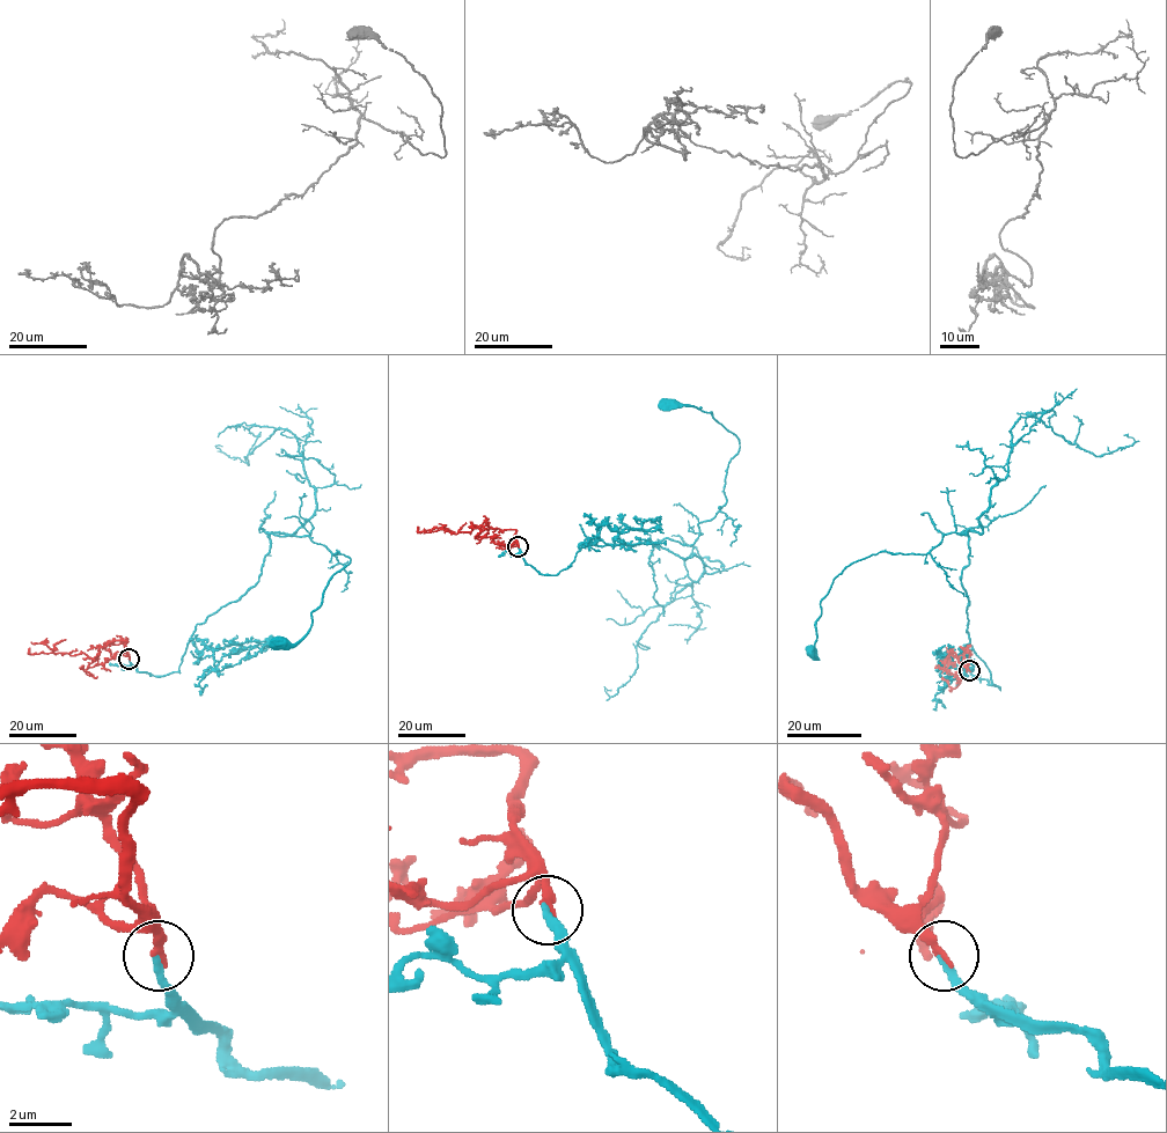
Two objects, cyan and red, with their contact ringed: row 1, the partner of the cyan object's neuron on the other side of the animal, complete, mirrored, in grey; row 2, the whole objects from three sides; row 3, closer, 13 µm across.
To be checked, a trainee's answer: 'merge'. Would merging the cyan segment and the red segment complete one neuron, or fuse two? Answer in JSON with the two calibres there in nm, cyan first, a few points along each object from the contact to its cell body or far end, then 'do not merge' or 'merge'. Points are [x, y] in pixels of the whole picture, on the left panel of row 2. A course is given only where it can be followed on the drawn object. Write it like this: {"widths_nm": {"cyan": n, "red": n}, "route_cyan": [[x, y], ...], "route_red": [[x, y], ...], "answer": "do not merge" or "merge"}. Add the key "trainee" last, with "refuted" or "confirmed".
{"widths_nm": {"cyan": 240, "red": 280}, "route_cyan": [[130, 659], [177, 671], [195, 627], [258, 580], [269, 532], [310, 534], [350, 561], [308, 631], [280, 644]], "route_red": [[130, 659], [124, 640], [108, 642], [95, 659], [83, 653], [31, 654], [29, 647]], "answer": "merge", "trainee": "confirmed"}

